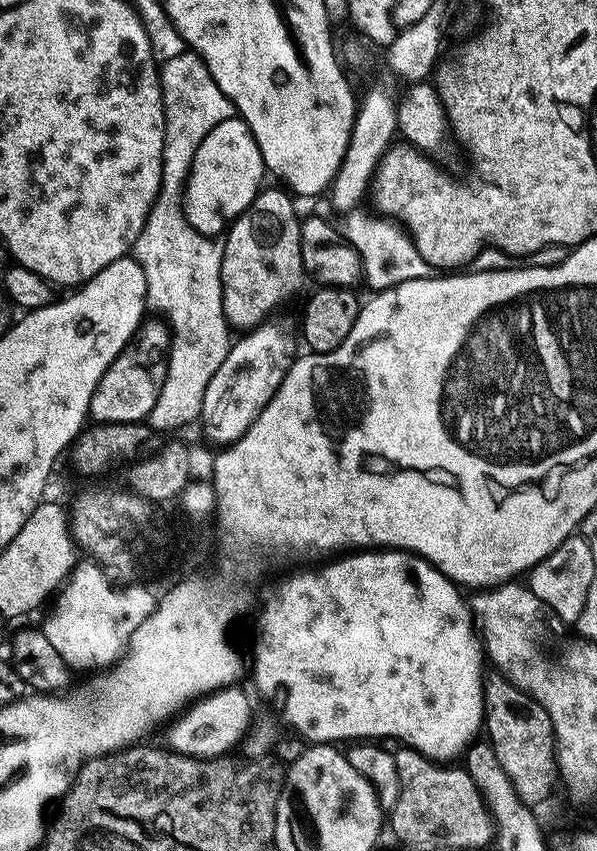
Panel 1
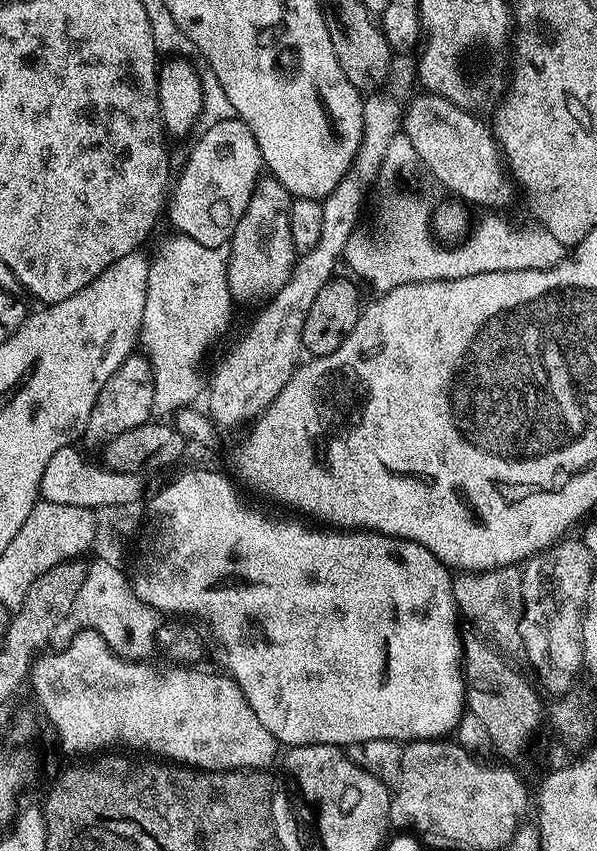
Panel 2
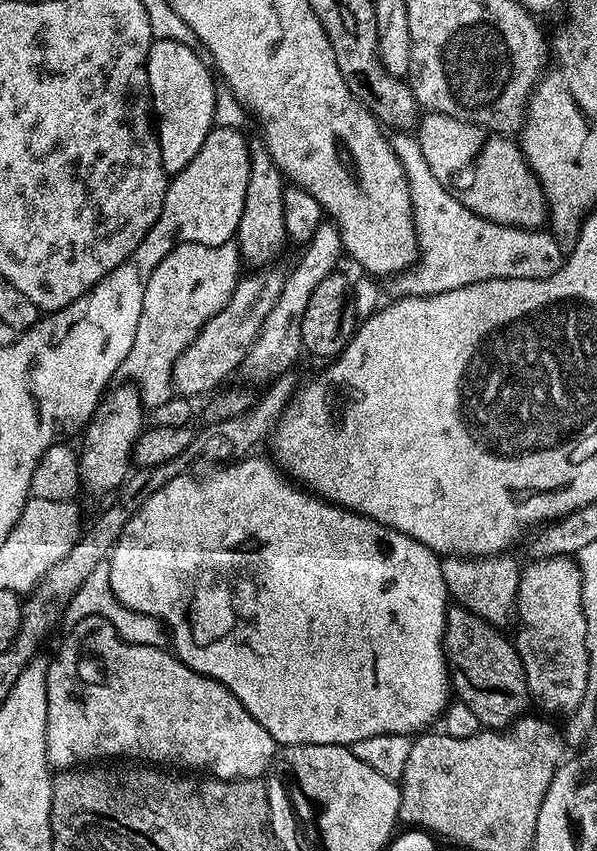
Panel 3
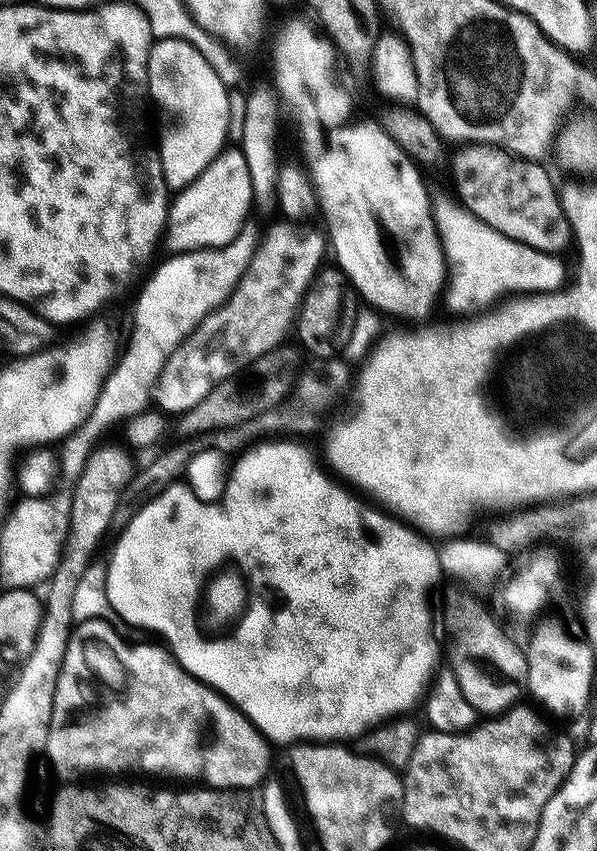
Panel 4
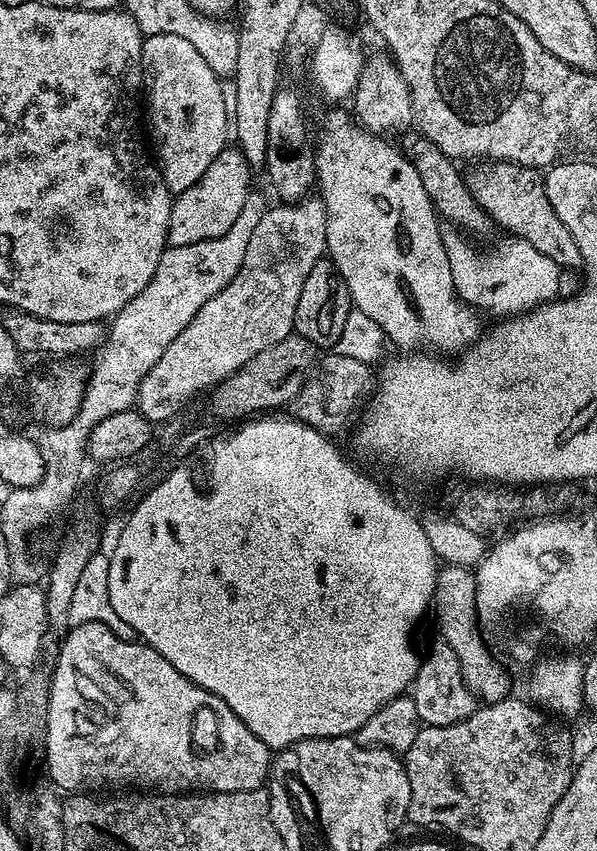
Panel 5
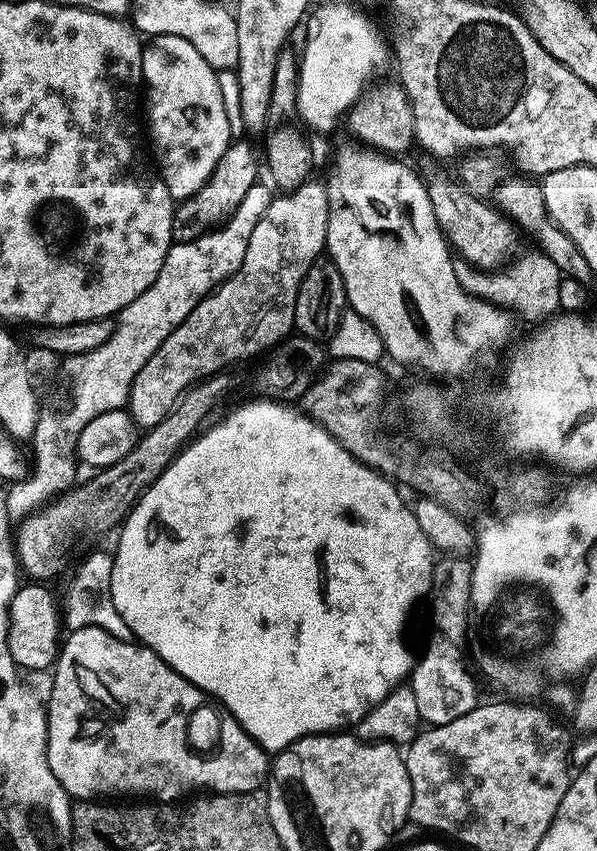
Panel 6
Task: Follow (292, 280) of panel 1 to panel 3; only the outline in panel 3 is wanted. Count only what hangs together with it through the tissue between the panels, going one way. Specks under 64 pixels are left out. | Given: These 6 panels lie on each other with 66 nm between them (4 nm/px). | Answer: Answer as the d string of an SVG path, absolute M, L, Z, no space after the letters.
M256 138L250 152L250 178L246 182L246 202L242 218L236 227L234 243L240 250L240 259L248 266L268 266L288 240L286 218L282 218L282 198L286 187L286 177L278 165L272 161L263 139Z

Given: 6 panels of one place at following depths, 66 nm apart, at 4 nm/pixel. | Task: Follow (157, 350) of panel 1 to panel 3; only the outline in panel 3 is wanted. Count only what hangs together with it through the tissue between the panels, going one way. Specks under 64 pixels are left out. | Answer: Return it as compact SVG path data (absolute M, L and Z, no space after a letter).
M124 382L121 388L109 387L100 397L96 413L83 429L84 441L78 445L80 479L92 492L115 493L130 475L132 447L146 427L146 405L139 387Z

